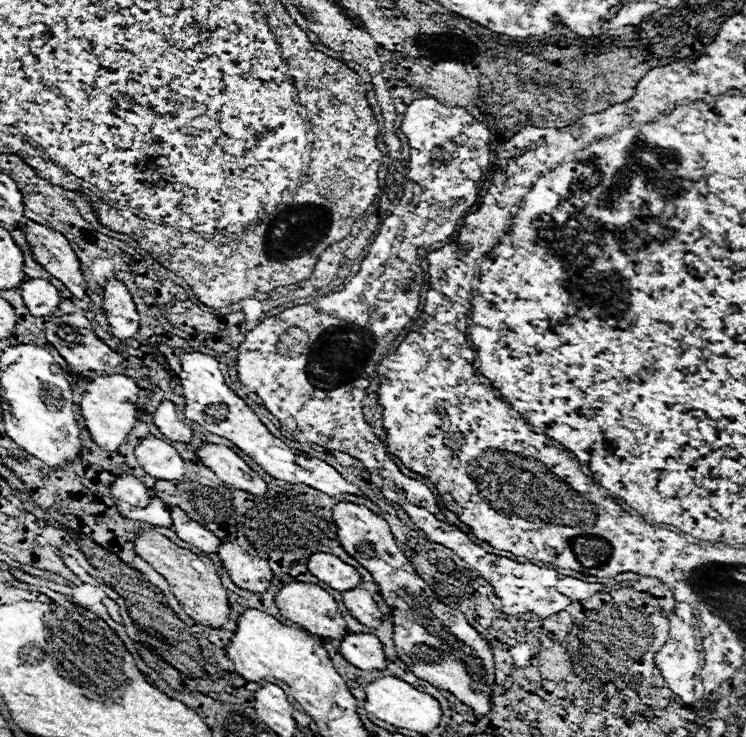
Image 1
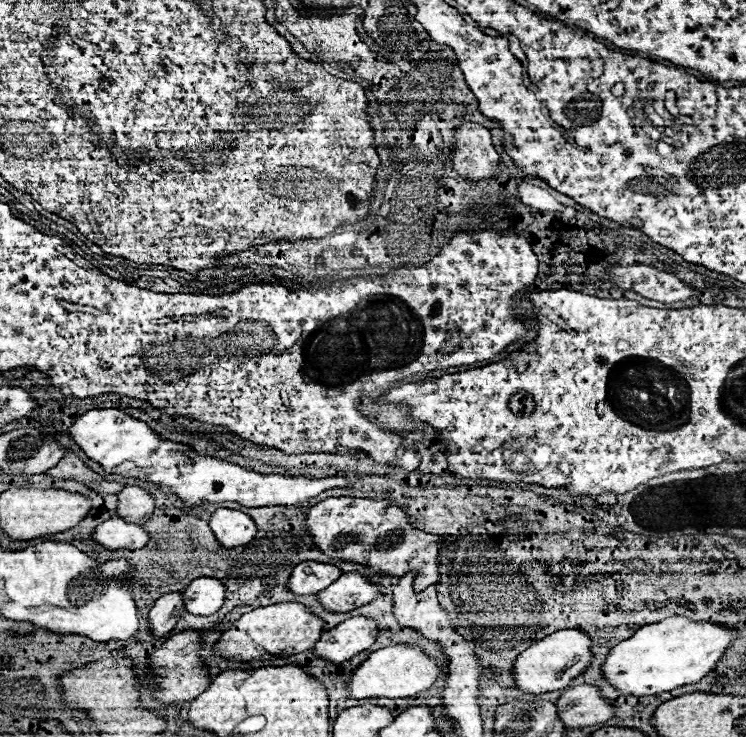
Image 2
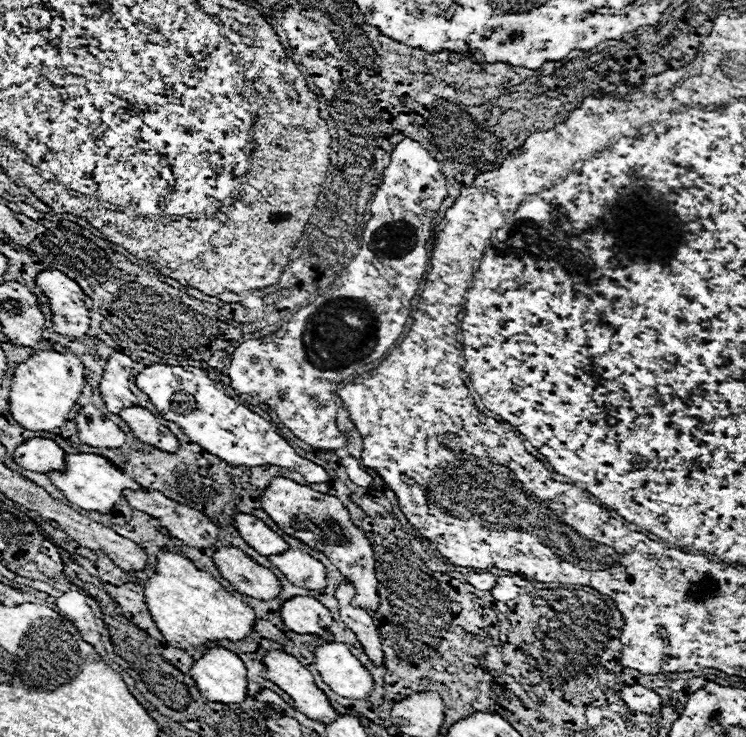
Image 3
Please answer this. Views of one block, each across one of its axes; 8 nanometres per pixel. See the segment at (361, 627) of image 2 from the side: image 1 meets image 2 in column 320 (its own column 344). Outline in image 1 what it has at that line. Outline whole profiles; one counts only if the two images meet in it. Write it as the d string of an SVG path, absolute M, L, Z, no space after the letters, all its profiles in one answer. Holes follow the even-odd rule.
M348 632L342 638L338 650L356 668L364 668L364 670L386 668L386 656L382 652L382 642L374 634Z

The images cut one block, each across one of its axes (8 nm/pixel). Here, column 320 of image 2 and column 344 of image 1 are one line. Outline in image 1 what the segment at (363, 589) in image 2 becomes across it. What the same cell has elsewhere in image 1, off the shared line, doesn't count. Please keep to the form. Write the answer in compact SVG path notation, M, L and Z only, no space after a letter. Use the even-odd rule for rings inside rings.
M352 588L352 590L346 590L342 592L342 602L346 606L346 610L364 626L370 626L370 628L376 628L374 624L368 624L368 622L382 622L382 614L376 606L376 602L372 600L370 592L364 590L364 588Z

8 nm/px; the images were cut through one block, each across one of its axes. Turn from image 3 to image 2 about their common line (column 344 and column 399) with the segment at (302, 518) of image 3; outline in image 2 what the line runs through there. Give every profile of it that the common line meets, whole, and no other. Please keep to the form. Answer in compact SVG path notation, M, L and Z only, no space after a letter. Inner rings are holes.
M326 498L306 512L302 530L328 558L364 564L384 576L406 576L416 572L414 592L422 592L438 580L436 560L444 538L412 528L408 516L398 506L390 506L386 500Z

